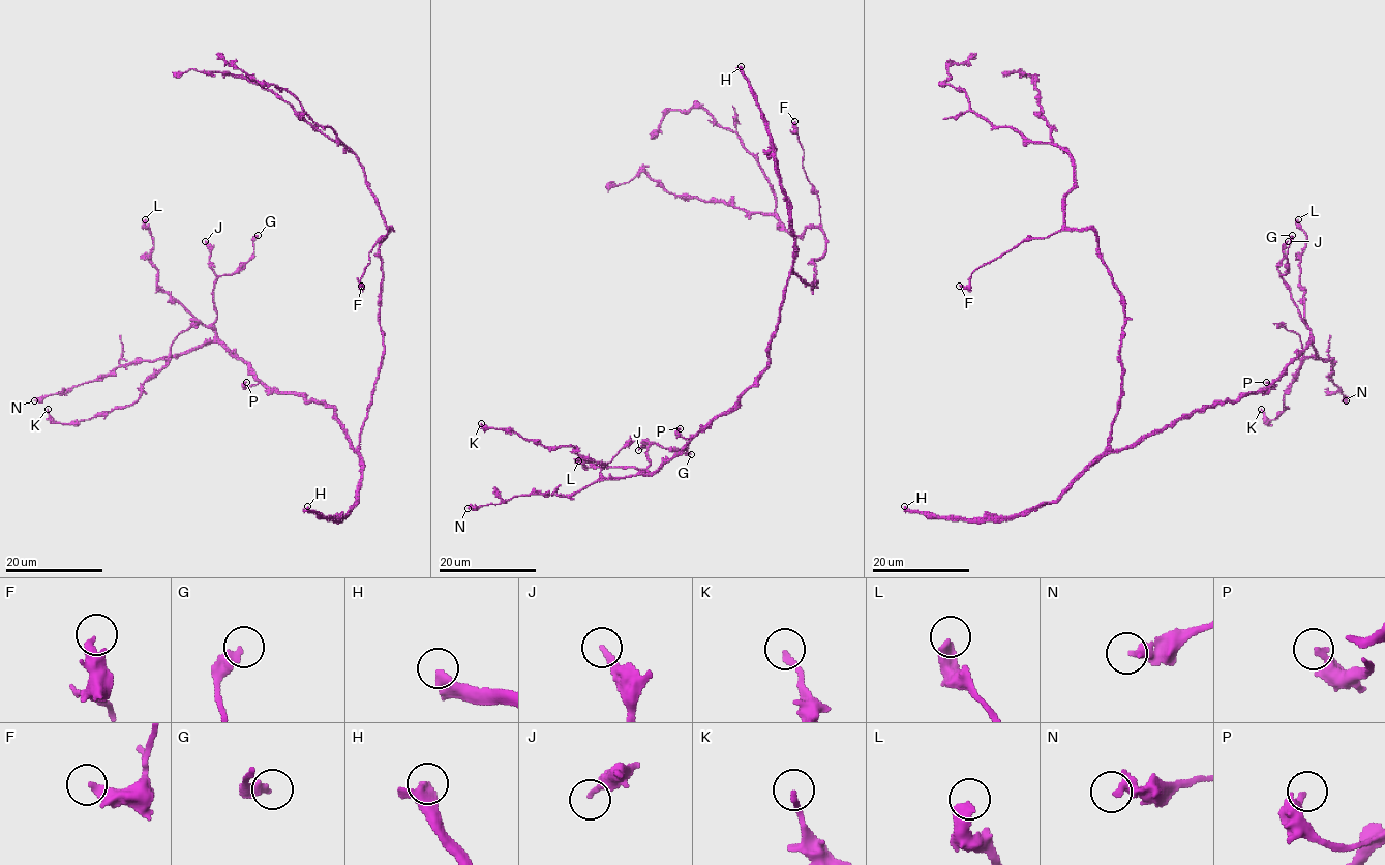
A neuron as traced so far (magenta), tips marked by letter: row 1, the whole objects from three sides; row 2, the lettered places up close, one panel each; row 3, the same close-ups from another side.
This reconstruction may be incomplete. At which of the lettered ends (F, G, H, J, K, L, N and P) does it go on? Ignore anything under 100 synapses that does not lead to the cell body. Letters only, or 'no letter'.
H

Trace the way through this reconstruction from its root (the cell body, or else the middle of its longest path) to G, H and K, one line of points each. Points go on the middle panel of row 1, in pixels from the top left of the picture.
G: (802, 280), (793, 272), (788, 276), (765, 370), (680, 451), (654, 472), (646, 470), (653, 443), (691, 454)
H: (802, 280), (792, 270), (794, 232), (791, 205), (781, 185), (774, 143), (741, 66)
K: (802, 280), (788, 276), (765, 370), (653, 472), (605, 478), (572, 447), (481, 423)

